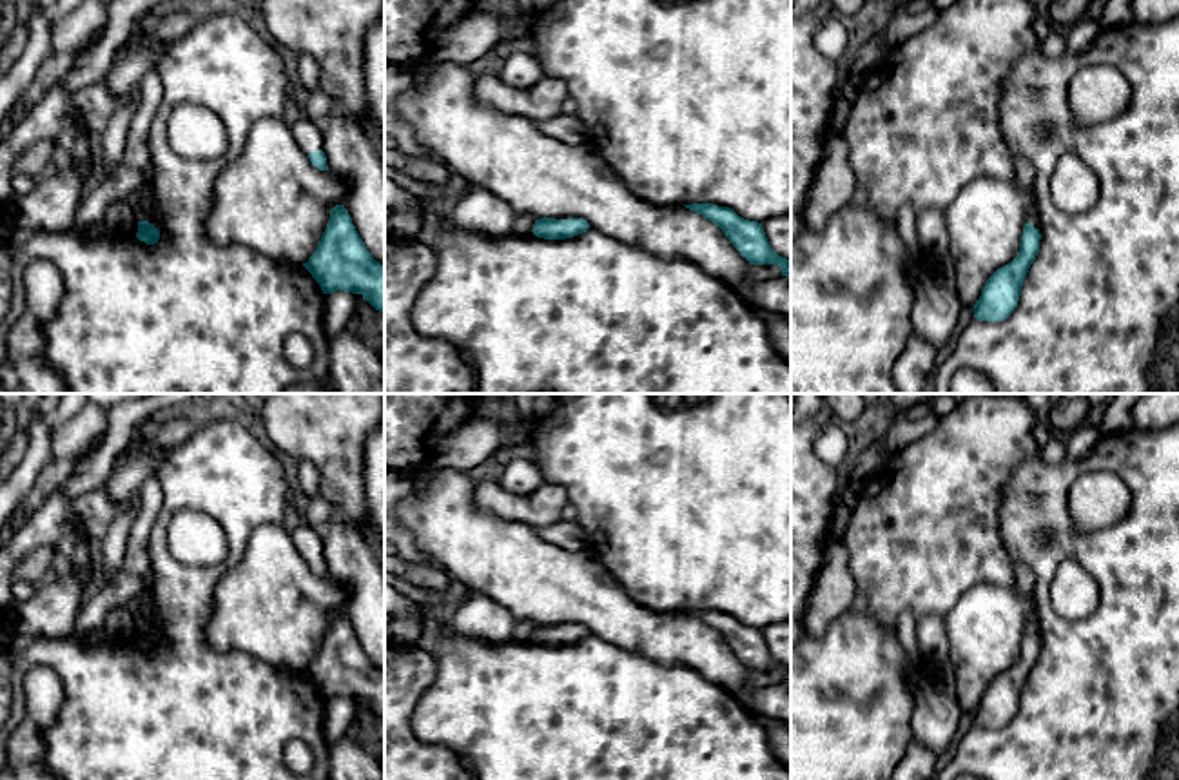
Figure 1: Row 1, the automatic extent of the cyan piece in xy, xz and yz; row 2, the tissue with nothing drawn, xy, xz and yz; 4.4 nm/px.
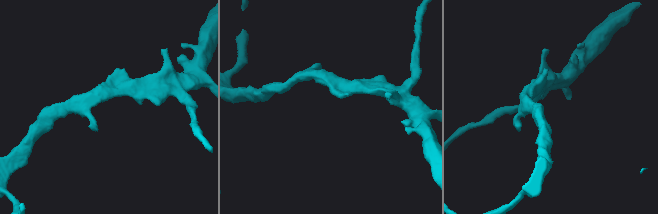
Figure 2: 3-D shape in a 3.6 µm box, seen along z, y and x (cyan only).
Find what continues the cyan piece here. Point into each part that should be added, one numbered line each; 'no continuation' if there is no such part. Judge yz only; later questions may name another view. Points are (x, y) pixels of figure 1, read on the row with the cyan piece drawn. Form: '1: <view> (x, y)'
1: yz (1031, 211)

